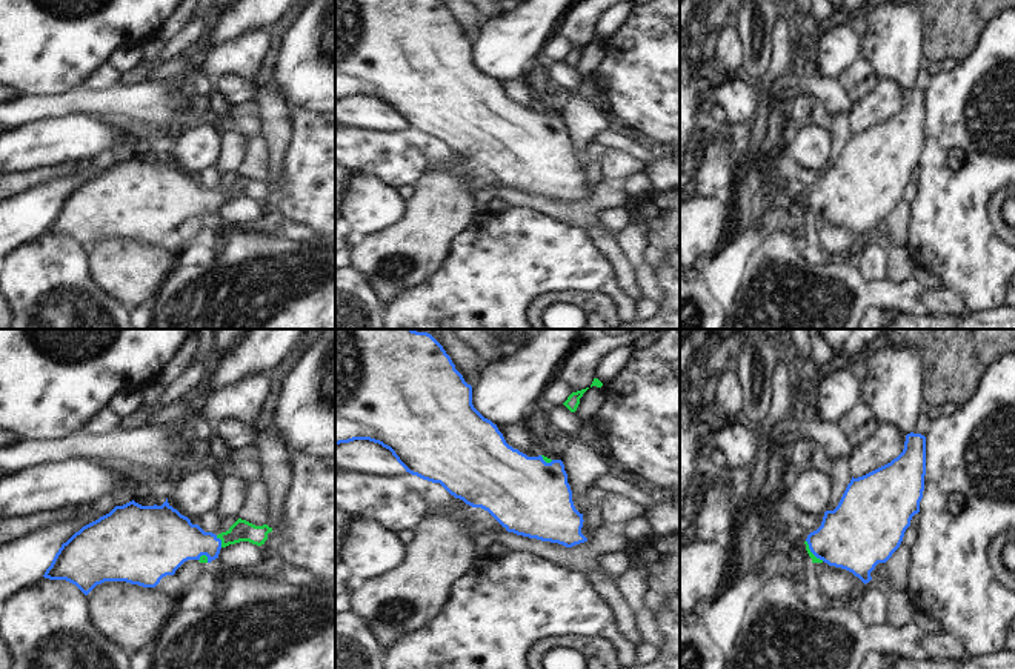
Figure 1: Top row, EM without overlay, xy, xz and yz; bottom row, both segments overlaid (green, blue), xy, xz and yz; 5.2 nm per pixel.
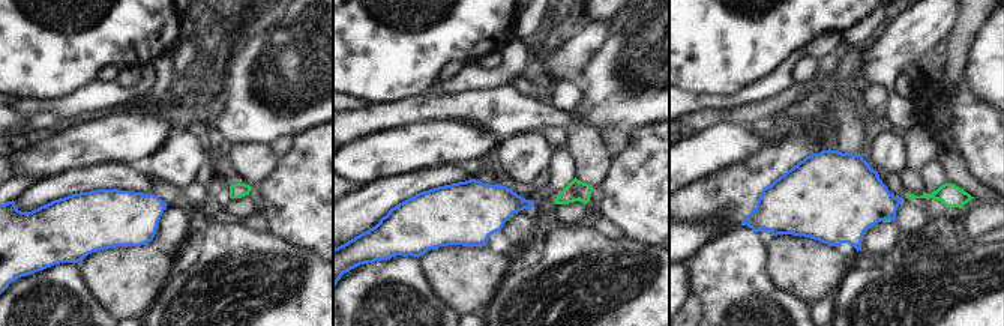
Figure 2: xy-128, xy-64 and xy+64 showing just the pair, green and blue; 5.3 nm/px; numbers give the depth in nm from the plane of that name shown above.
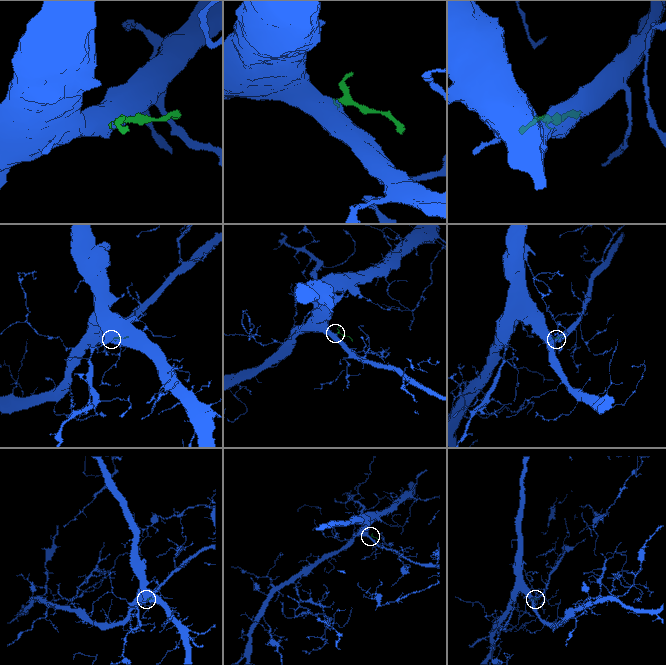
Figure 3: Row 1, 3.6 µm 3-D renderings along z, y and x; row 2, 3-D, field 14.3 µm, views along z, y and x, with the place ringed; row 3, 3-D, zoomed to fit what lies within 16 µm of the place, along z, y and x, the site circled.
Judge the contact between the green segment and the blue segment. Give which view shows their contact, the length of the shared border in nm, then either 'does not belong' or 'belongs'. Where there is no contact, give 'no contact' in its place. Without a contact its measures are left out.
meets green in xy; contact 70 nm long; belongs

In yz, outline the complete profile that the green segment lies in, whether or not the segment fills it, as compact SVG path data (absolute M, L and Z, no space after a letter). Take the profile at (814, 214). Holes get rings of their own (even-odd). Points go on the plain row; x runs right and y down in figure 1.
M907 89L903 108L890 118L850 135L838 161L826 166L821 181L804 197L812 218L827 218L852 228L864 240L878 218L900 203L910 175L920 168L926 131L926 92Z

